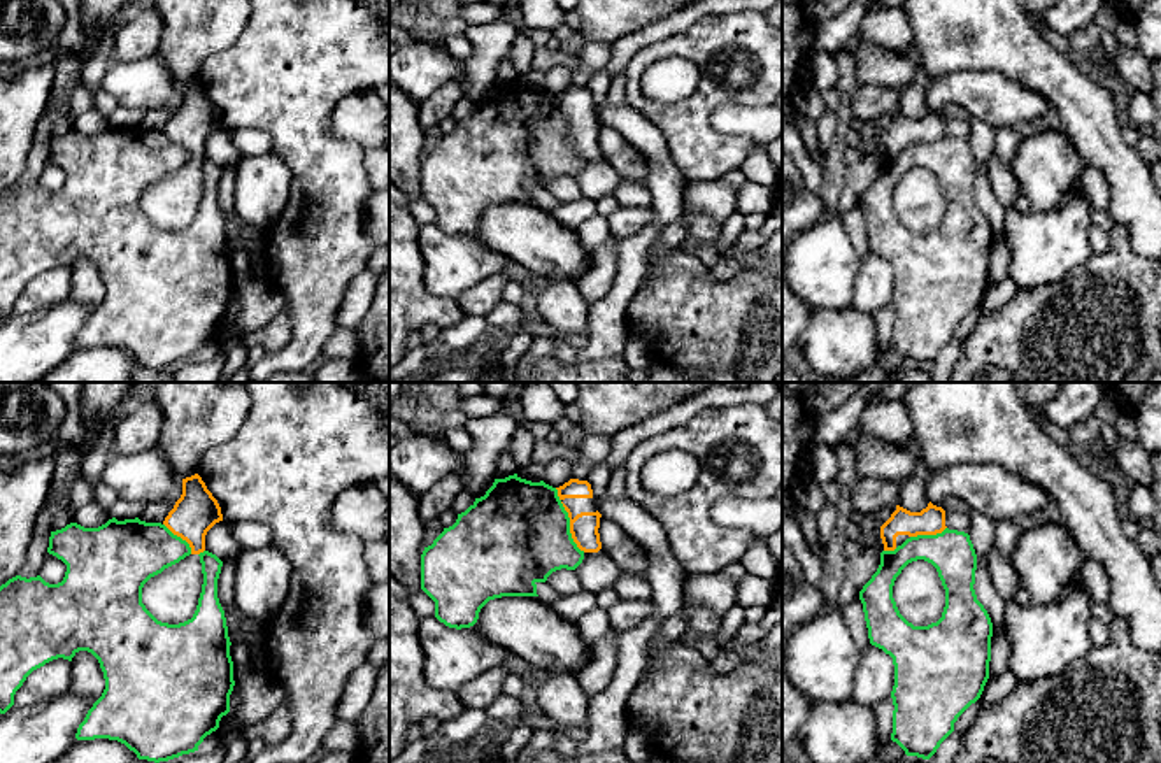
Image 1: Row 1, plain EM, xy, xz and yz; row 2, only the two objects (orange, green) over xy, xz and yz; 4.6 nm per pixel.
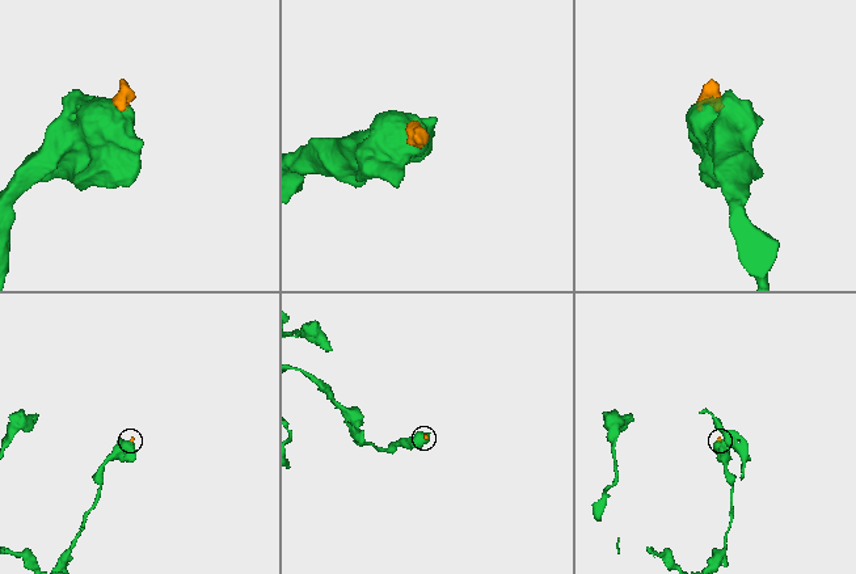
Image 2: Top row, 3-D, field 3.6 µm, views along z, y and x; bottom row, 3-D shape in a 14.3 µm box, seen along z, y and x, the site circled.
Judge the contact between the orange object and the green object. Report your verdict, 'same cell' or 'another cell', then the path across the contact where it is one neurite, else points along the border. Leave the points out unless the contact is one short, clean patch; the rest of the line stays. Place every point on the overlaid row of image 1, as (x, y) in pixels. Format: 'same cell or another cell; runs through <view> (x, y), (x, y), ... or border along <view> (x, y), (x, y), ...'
another cell; border along xz (555, 488), (569, 518), (570, 537), (584, 551)

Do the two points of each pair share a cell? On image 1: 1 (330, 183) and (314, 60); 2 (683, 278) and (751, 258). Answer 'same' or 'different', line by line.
1: same
2: different

